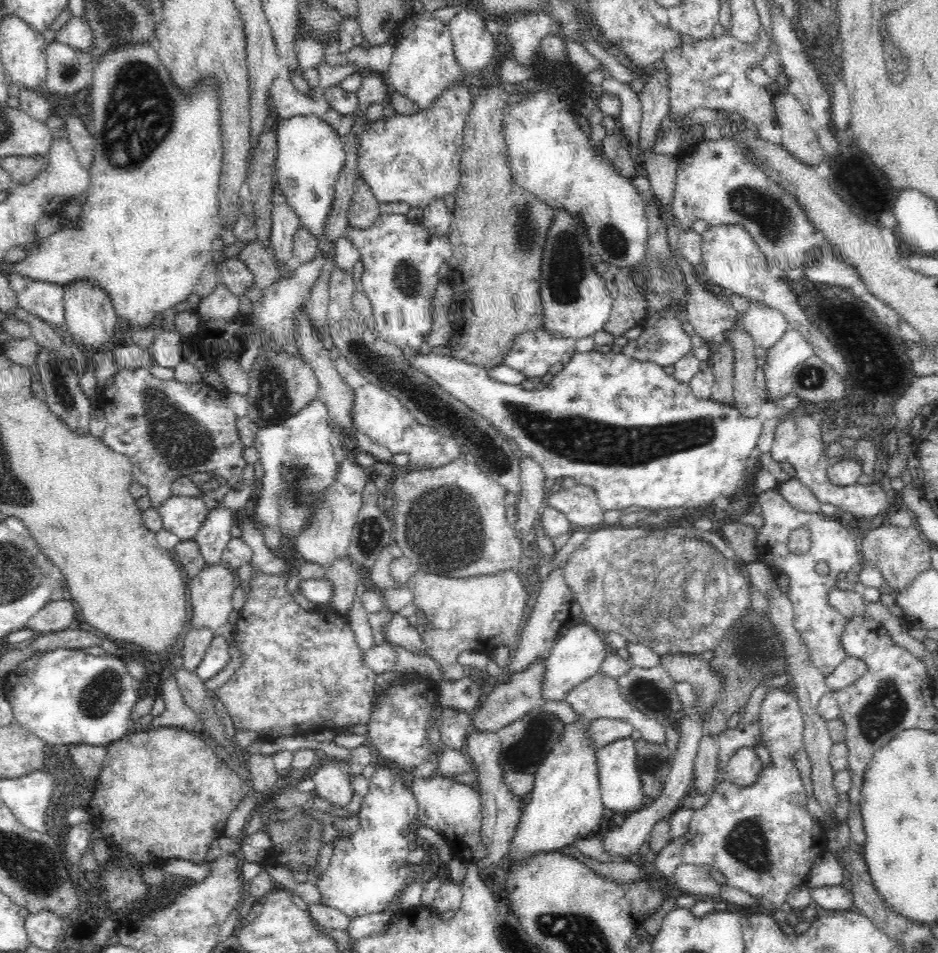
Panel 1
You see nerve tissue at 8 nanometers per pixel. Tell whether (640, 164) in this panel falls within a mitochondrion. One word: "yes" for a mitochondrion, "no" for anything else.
no

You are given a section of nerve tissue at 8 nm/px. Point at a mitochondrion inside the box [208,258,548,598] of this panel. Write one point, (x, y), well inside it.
(445, 528)

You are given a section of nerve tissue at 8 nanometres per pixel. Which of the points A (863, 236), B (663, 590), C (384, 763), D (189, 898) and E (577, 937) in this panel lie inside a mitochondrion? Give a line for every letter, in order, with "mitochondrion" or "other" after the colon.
A: other
B: mitochondrion
C: other
D: other
E: mitochondrion

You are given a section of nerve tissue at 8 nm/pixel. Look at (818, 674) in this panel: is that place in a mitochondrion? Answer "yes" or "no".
no

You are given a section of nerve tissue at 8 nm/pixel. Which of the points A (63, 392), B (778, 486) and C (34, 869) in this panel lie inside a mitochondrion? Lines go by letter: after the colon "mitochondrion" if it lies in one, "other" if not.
A: mitochondrion
B: other
C: mitochondrion

